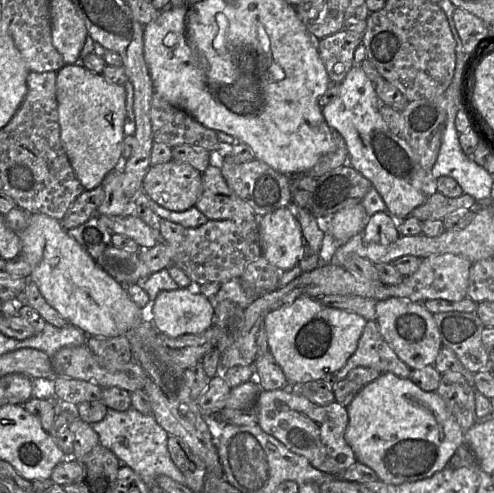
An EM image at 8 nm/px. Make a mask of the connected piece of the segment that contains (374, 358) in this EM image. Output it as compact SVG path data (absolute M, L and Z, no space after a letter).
M376 321L366 323L356 351L334 375L338 381L343 380L356 367L372 368L381 373L393 373L400 378L409 378L412 371L386 343Z

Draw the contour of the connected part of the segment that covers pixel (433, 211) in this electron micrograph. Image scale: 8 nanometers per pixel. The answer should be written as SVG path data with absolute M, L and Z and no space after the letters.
M439 192L429 196L427 200L410 213L421 222L427 220L443 220L447 215L458 210L475 209L476 200L468 195L463 194L457 198L448 198Z

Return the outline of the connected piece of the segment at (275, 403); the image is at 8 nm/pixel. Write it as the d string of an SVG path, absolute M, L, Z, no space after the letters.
M291 385L284 389L261 391L253 407L258 426L275 437L290 451L305 457L316 469L333 476L357 462L352 448L345 440L348 427L348 411L343 405L333 402L319 406L291 392Z

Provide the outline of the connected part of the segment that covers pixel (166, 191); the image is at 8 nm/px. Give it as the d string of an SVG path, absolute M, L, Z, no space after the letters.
M185 162L151 165L142 188L148 198L165 209L185 211L195 206L201 195L202 173Z

